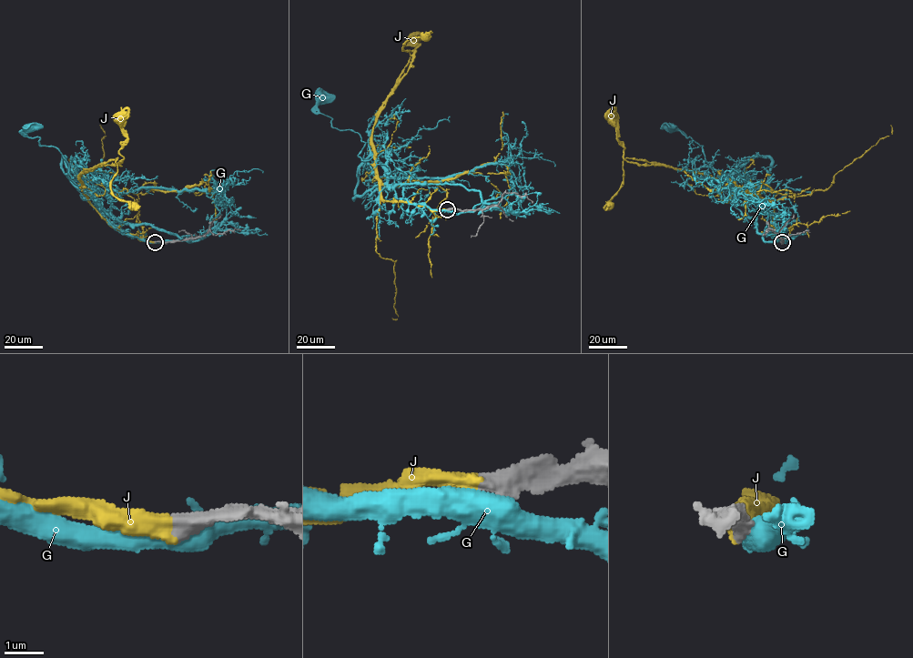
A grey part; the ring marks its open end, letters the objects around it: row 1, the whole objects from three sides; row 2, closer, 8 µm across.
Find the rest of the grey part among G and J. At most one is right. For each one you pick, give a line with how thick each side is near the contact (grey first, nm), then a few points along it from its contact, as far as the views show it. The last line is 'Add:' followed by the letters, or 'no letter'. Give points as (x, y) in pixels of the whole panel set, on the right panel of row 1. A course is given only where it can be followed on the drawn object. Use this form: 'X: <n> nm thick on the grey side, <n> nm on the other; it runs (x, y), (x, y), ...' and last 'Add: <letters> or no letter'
J: 500 nm thick on the grey side, 440 nm on the other; it runs (782, 242), (783, 238), (775, 227), (774, 207), (769, 202), (693, 171), (627, 161), (612, 119)
Add: J

